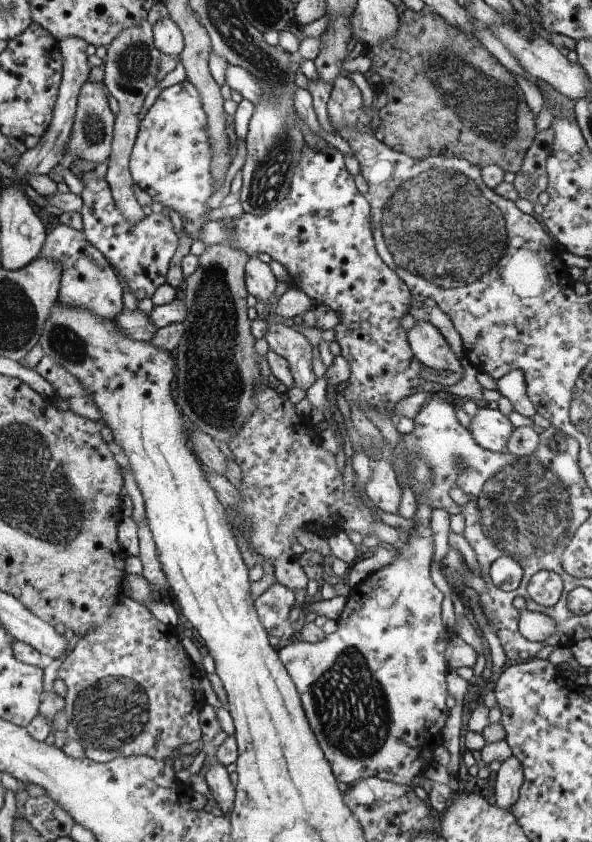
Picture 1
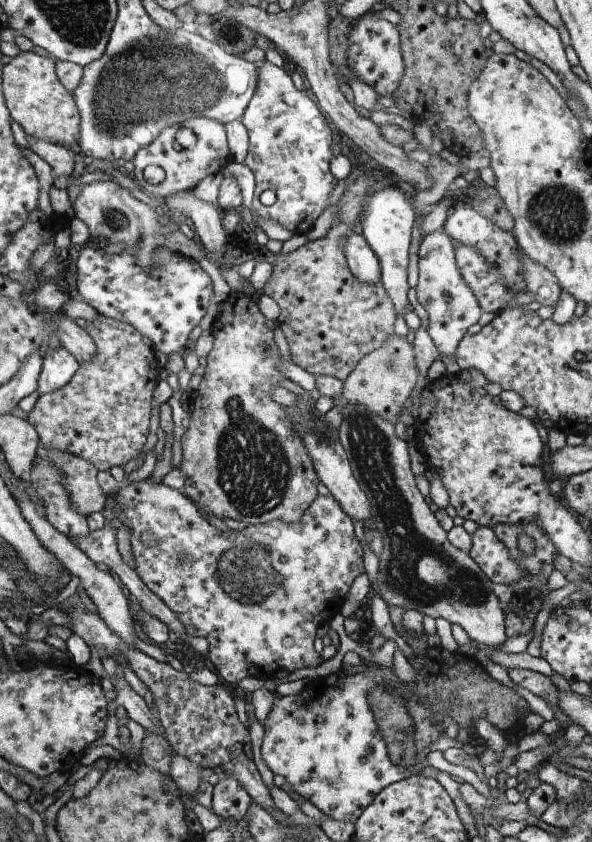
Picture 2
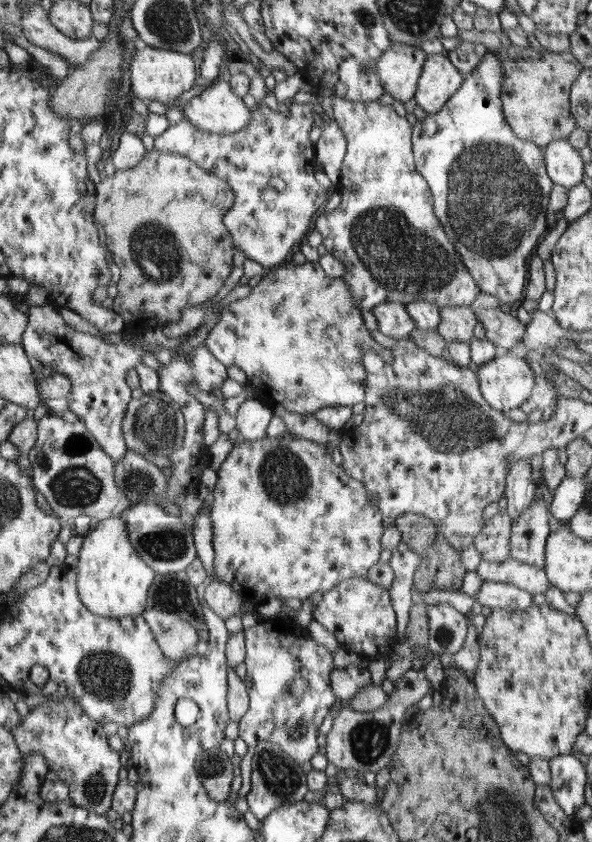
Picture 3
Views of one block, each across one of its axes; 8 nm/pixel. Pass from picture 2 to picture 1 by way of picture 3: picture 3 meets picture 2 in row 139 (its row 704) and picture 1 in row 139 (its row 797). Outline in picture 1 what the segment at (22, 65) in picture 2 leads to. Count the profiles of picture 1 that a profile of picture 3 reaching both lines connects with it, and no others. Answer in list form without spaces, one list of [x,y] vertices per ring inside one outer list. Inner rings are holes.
[[[90,78],[84,82],[77,98],[77,108],[69,142],[66,146],[67,155],[78,156],[88,162],[100,164],[110,158],[112,144],[112,128],[115,128],[114,114],[108,108],[108,100],[100,88],[103,82],[92,82]]]

